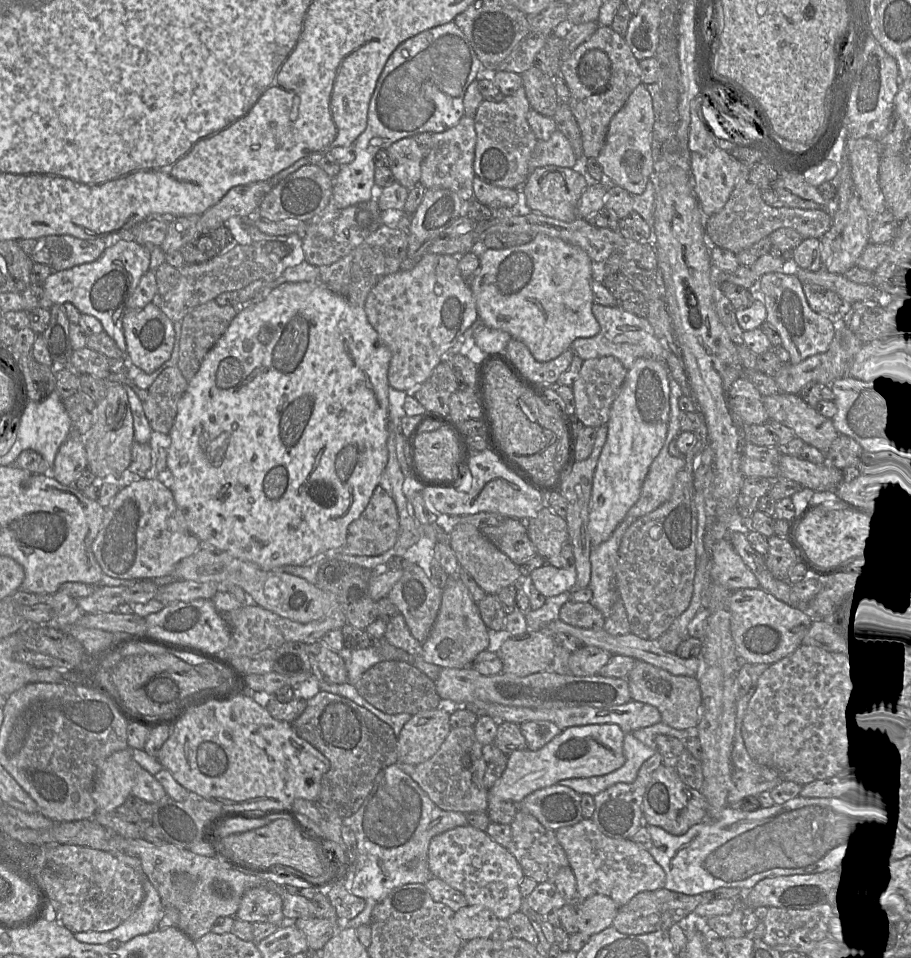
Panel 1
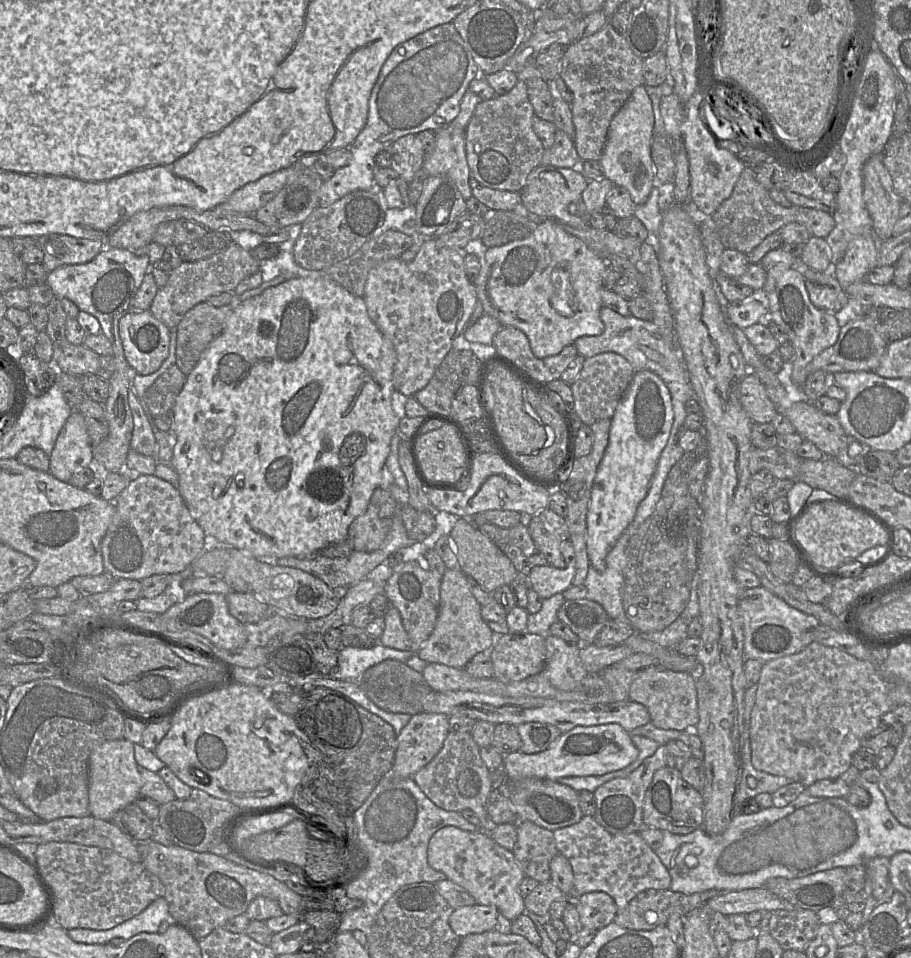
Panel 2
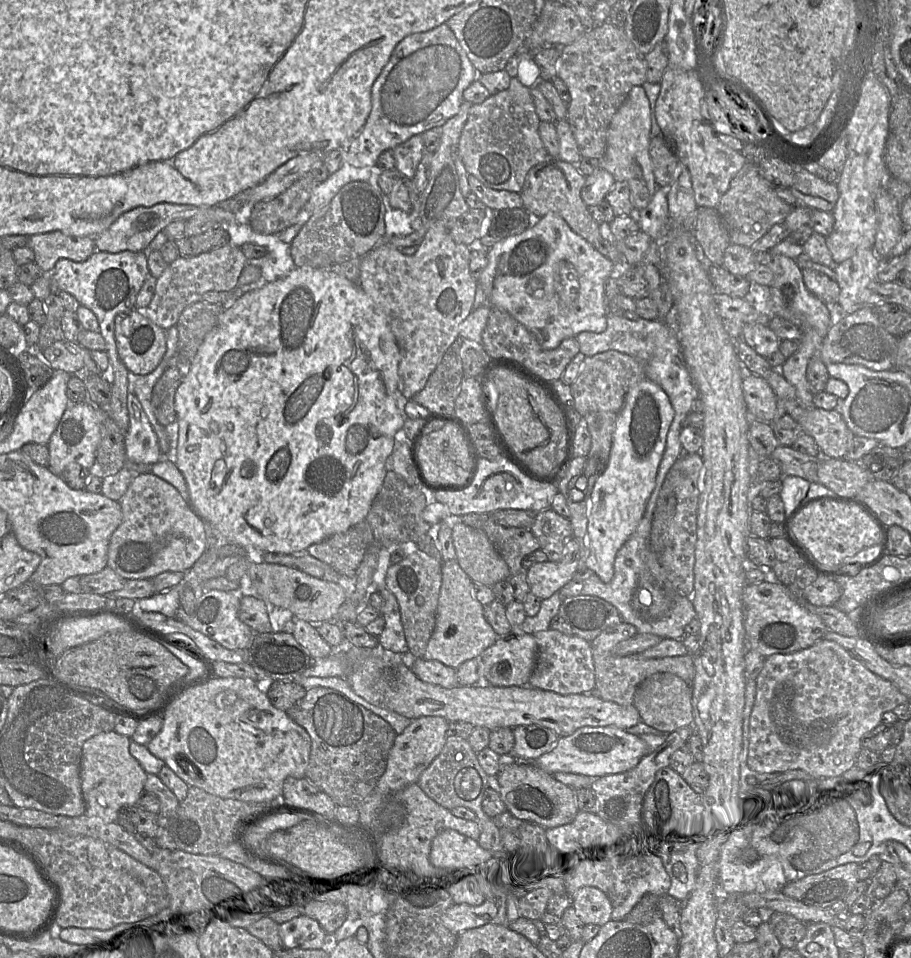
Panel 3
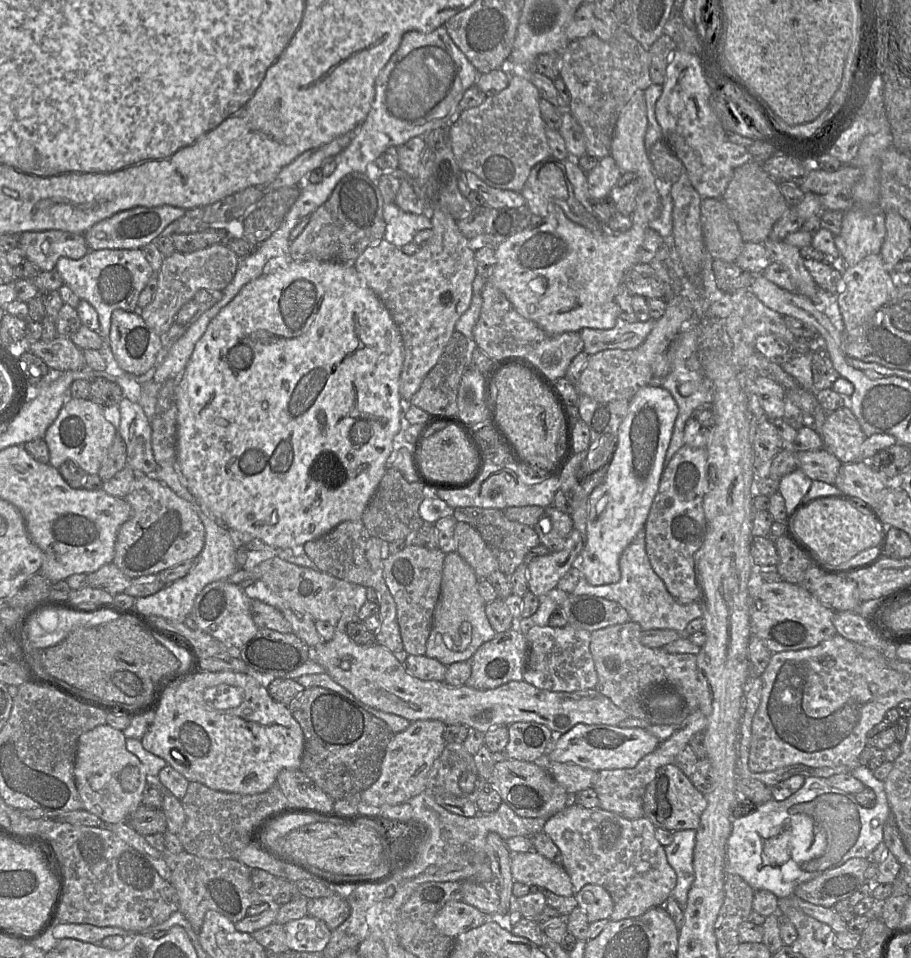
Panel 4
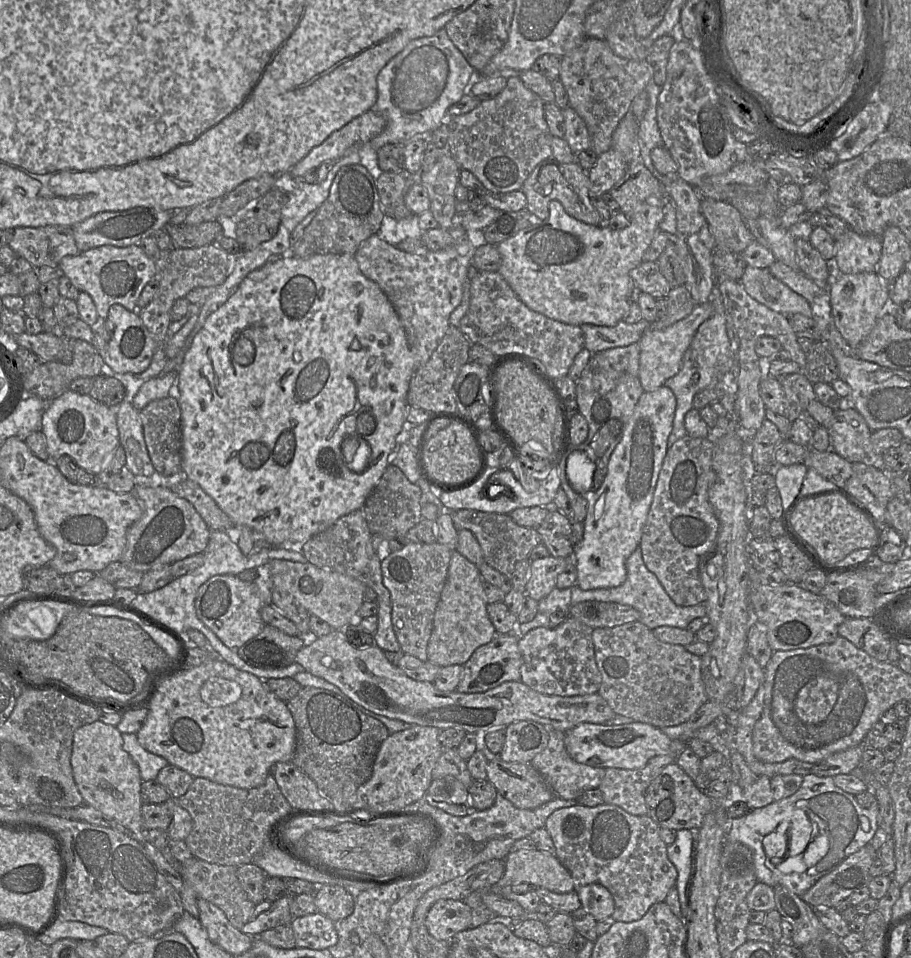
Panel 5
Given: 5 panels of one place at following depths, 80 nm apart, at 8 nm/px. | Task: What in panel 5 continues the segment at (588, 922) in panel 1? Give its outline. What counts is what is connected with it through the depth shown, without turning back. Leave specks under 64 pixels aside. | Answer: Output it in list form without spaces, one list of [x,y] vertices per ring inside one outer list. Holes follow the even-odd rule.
[[[591,883],[577,890],[581,907],[595,920],[601,921],[610,917],[614,911],[612,894],[603,885]]]

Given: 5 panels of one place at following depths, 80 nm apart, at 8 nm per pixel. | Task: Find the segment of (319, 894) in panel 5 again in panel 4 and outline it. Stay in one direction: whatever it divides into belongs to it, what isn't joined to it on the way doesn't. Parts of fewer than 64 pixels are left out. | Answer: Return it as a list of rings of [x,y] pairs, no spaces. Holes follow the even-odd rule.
[[[334,894],[330,897],[308,900],[307,915],[323,921],[333,931],[350,915],[350,906],[346,899]]]

